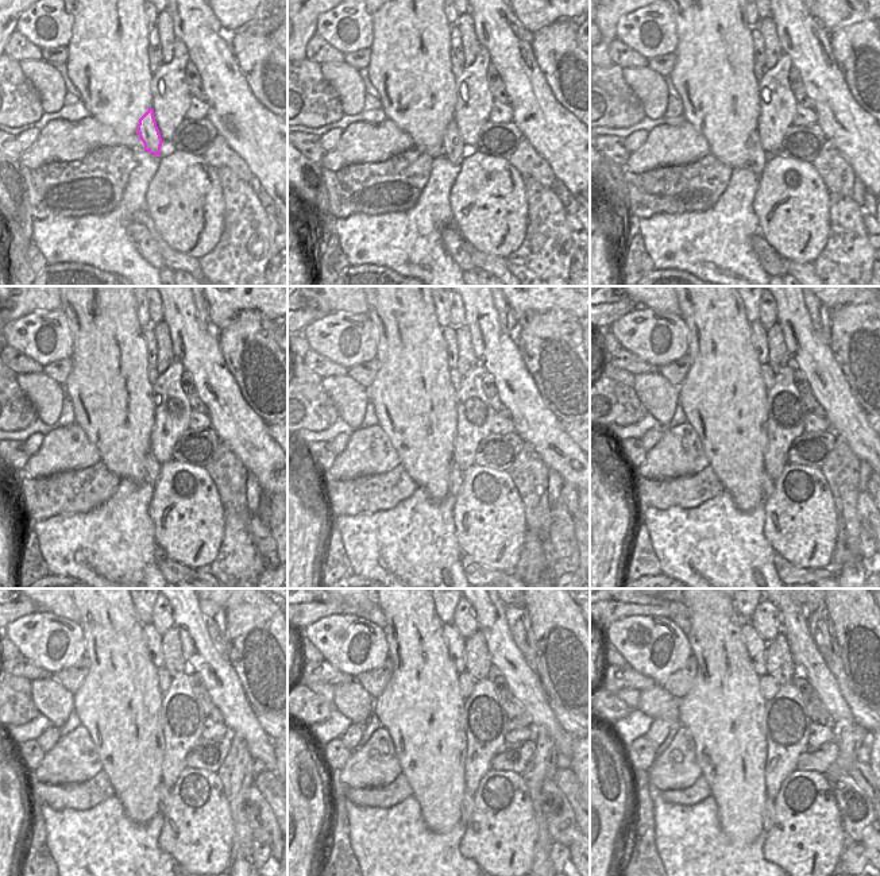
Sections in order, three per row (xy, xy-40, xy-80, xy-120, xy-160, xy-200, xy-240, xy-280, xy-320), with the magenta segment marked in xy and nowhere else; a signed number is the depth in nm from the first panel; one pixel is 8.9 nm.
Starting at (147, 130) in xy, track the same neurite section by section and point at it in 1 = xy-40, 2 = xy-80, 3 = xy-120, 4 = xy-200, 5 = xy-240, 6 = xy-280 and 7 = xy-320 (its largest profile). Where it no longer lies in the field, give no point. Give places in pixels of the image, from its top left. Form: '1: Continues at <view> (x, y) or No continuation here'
1: Continues at xy-40 (452, 145)
2: Continues at xy-80 (757, 157)
3: Continues at xy-120 (151, 467)
4: Continues at xy-200 (765, 483)
5: Continues at xy-240 (163, 792)
6: Continues at xy-280 (467, 803)
7: Continues at xy-320 (770, 803)

